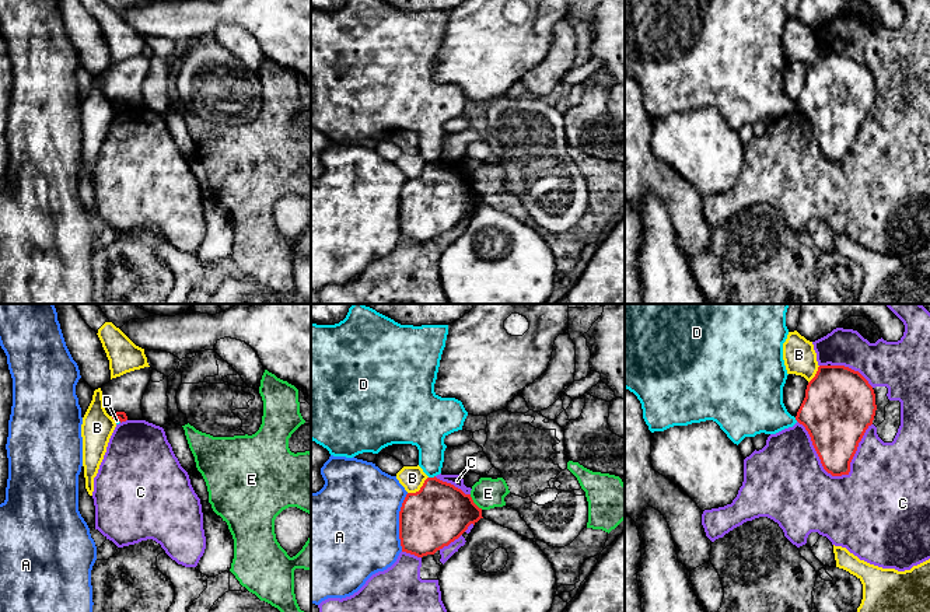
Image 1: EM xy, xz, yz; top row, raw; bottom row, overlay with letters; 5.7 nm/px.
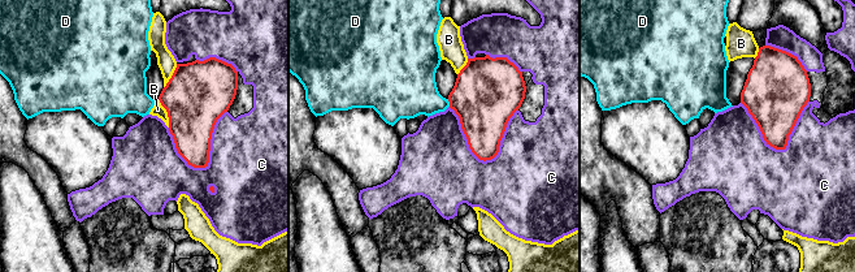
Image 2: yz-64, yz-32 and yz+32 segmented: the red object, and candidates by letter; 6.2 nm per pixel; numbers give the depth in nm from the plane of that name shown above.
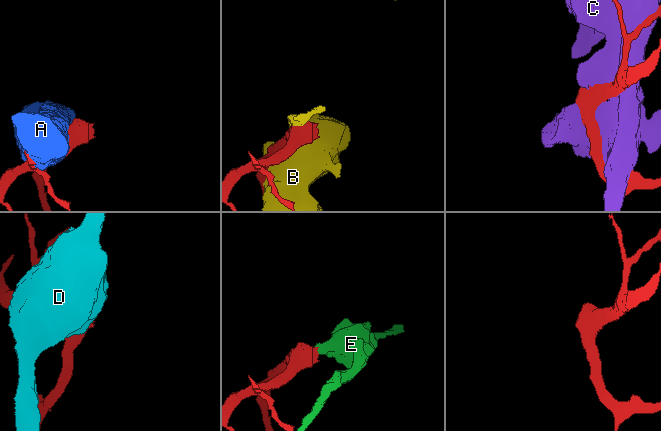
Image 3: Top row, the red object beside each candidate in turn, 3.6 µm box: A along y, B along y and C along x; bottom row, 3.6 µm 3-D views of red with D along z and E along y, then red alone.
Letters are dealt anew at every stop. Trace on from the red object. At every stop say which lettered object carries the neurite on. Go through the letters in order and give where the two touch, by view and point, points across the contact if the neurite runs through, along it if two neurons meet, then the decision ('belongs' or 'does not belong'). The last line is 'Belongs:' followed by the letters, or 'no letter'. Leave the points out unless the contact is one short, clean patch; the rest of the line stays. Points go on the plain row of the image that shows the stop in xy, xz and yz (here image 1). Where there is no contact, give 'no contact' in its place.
A: contact xz (399, 209); does not belong
B: contact xz (420, 175); does not belong
C: contact yz (836, 161); does not belong
D: contact xz (432, 164); border xz (434, 161), (429, 164); does not belong
E: contact xz (474, 189); border xz (469, 181), (482, 195); does not belong
Belongs: no letter

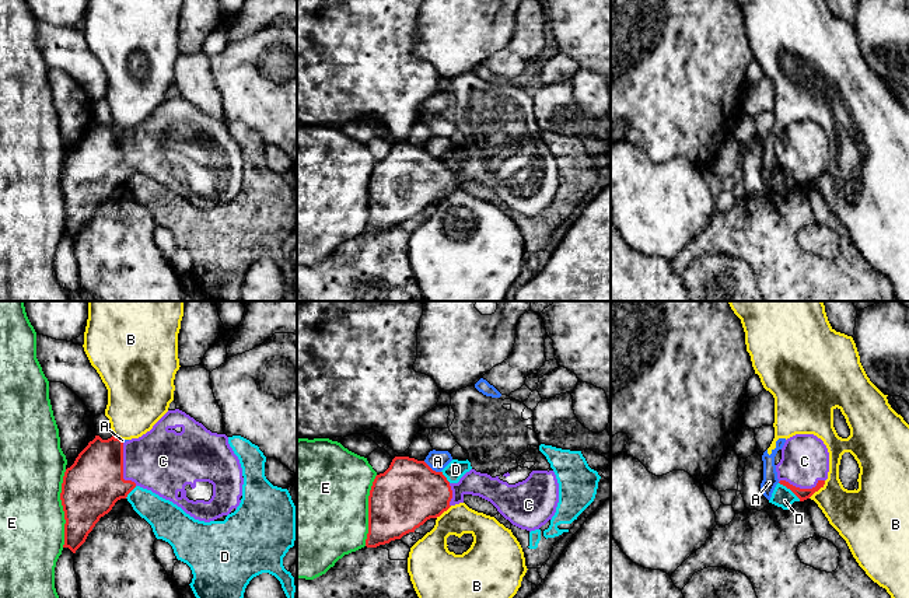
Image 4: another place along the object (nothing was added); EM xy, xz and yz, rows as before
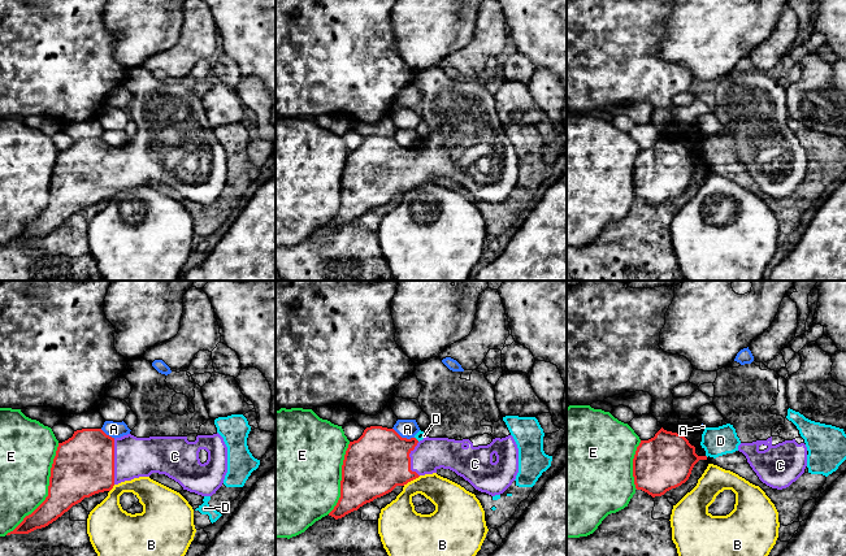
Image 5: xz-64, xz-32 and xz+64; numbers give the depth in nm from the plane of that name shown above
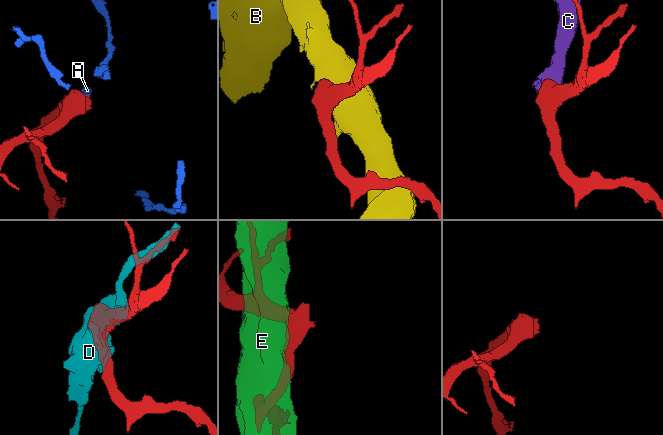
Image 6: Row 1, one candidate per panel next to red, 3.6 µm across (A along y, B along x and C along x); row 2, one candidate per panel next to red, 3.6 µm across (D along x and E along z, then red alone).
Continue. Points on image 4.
A: contact xz (430, 154); border xz (423, 147), (440, 158); does not belong
B: contact yz (817, 177); does not belong
C: contact xy (122, 153); way xy (91, 172), (108, 156), (122, 153), (140, 147), (163, 147); belongs
D: contact yz (790, 175); border yz (779, 168), (800, 186); does not belong
E: contact xy (63, 195); does not belong
Belongs: C

